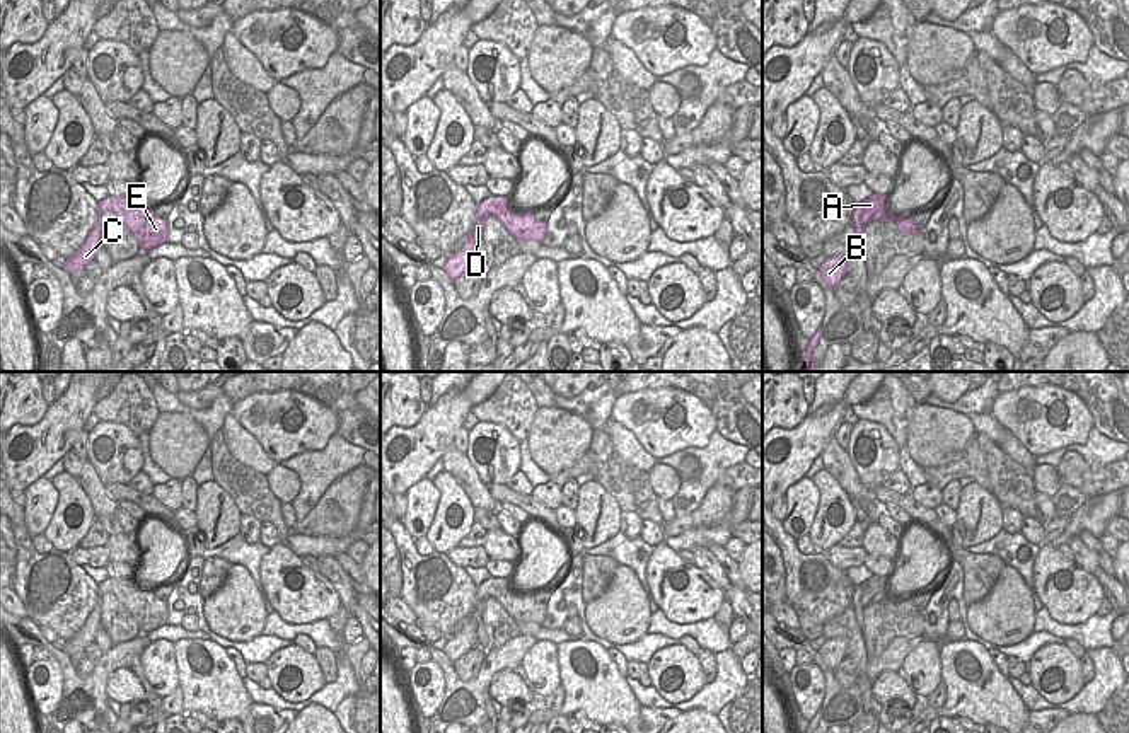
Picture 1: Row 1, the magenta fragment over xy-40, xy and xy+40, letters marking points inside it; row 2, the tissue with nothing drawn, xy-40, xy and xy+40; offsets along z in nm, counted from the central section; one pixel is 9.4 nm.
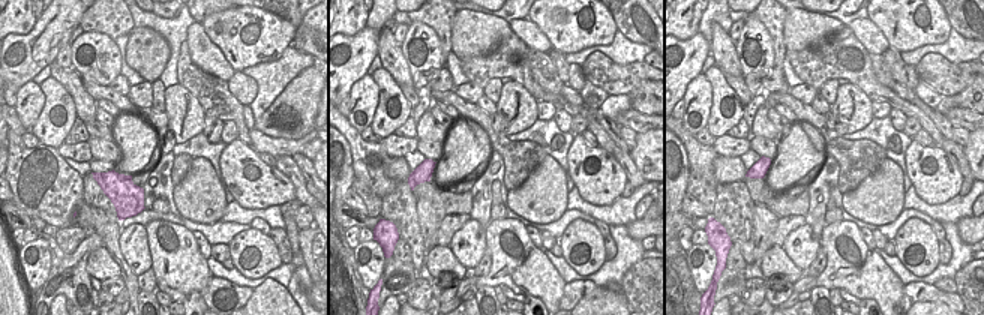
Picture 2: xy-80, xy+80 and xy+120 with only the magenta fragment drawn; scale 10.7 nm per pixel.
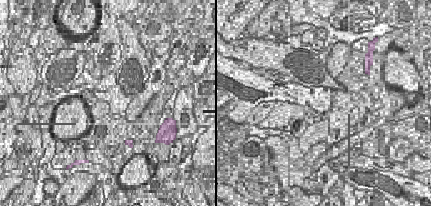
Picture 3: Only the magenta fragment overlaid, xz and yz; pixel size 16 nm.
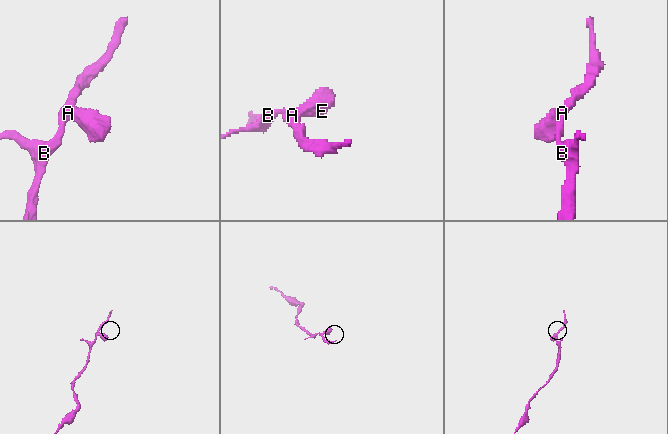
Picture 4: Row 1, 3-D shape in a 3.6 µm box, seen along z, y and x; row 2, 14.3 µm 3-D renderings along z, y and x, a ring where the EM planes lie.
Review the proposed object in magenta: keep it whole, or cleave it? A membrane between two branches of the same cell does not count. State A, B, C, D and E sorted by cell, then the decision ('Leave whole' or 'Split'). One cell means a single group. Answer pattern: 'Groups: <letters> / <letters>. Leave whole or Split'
Groups: A B C D E. Leave whole.

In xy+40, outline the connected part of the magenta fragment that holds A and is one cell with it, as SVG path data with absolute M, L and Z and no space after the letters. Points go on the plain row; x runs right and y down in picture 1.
M871 576L870 580L863 581L861 585L854 586L853 593L853 609L854 609L854 619L860 629L863 627L863 612L870 602L878 603L894 603L897 607L897 614L911 615L911 614L923 614L924 610L919 610L912 600L904 600L889 597L883 590L885 578L883 576Z

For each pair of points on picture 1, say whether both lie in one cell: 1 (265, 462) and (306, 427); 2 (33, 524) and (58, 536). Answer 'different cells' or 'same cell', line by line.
1: different cells
2: different cells

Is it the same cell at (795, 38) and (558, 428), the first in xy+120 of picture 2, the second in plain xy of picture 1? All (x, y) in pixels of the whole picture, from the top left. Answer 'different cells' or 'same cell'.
same cell

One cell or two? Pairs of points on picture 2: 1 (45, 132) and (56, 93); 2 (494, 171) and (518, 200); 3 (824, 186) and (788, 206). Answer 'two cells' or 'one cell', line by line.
1: one cell
2: two cells
3: two cells

